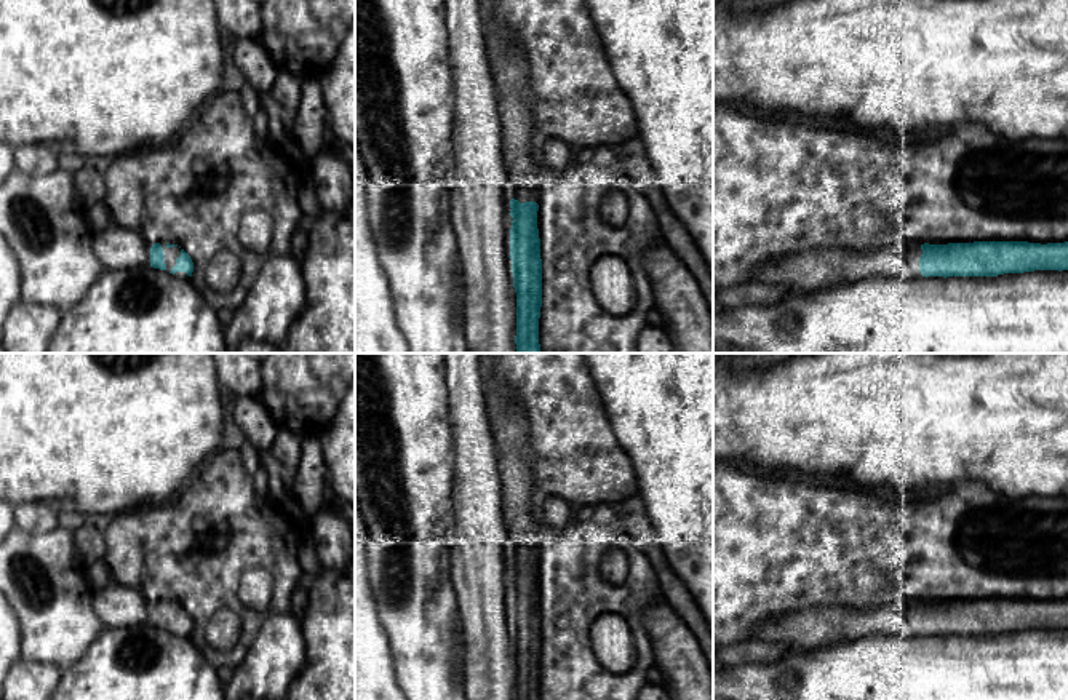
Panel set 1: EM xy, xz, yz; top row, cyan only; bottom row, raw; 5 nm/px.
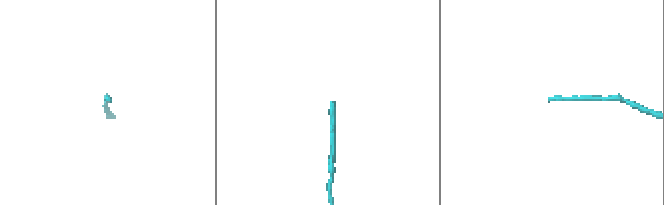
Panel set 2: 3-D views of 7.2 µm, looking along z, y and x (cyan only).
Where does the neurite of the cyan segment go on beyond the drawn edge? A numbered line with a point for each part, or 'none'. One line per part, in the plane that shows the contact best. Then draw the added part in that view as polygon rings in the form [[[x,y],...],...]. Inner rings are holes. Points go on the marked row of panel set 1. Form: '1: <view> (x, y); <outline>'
1: xy (171, 254); [[[166,243],[160,245],[165,253],[166,272],[171,272],[171,268],[176,265],[176,259],[181,256],[181,248],[179,246],[168,248]]]

